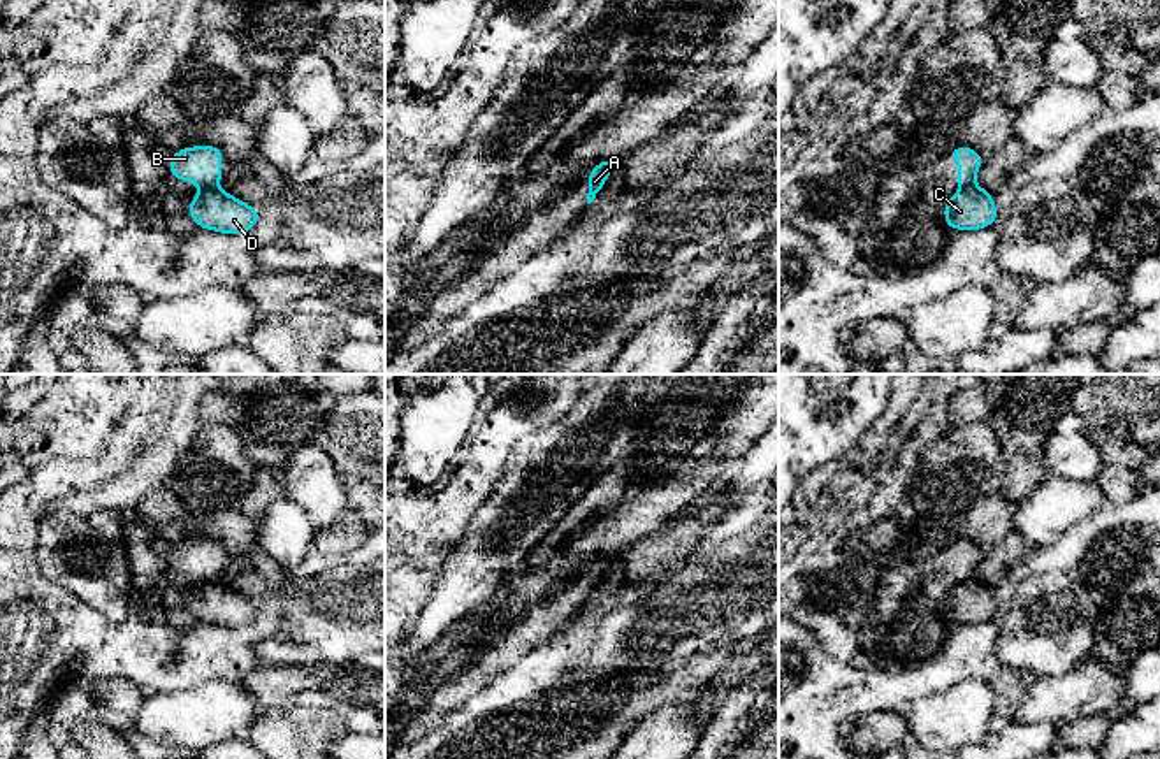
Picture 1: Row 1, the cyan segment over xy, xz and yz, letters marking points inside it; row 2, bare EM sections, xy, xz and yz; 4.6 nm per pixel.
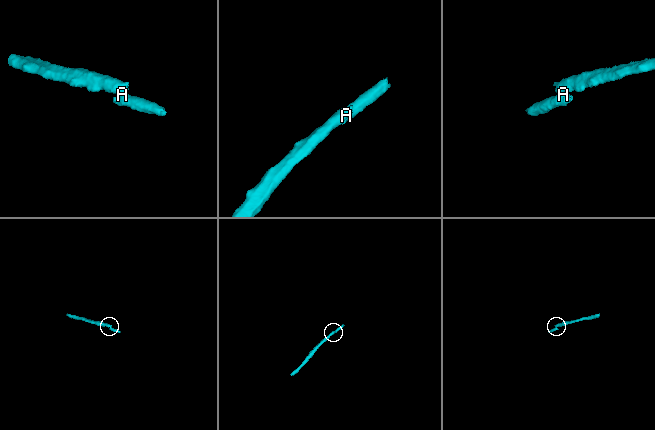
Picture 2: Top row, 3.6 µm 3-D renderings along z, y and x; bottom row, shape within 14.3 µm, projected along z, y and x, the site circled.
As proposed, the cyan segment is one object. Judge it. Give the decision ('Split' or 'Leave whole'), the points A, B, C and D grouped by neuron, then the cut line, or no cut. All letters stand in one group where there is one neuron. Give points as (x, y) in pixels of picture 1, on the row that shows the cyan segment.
Split. Groups: A C D / B. Split along xy (217, 185), (201, 188)

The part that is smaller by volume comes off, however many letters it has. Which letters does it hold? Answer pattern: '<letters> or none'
A, C, D

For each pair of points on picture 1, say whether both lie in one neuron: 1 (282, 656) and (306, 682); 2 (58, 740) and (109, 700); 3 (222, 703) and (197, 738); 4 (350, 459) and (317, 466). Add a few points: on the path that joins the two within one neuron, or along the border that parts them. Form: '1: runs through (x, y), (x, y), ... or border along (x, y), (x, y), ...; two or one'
1: border along (329, 661), (315, 665), (269, 665); two
2: runs through (64, 724), (79, 708), (94, 708); one
3: runs through (213, 712), (197, 730); one
4: border along (311, 443), (333, 461), (341, 475); two

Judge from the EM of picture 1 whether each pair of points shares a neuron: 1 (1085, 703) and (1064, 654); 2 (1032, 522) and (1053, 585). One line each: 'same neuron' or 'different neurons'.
1: different neurons
2: different neurons

